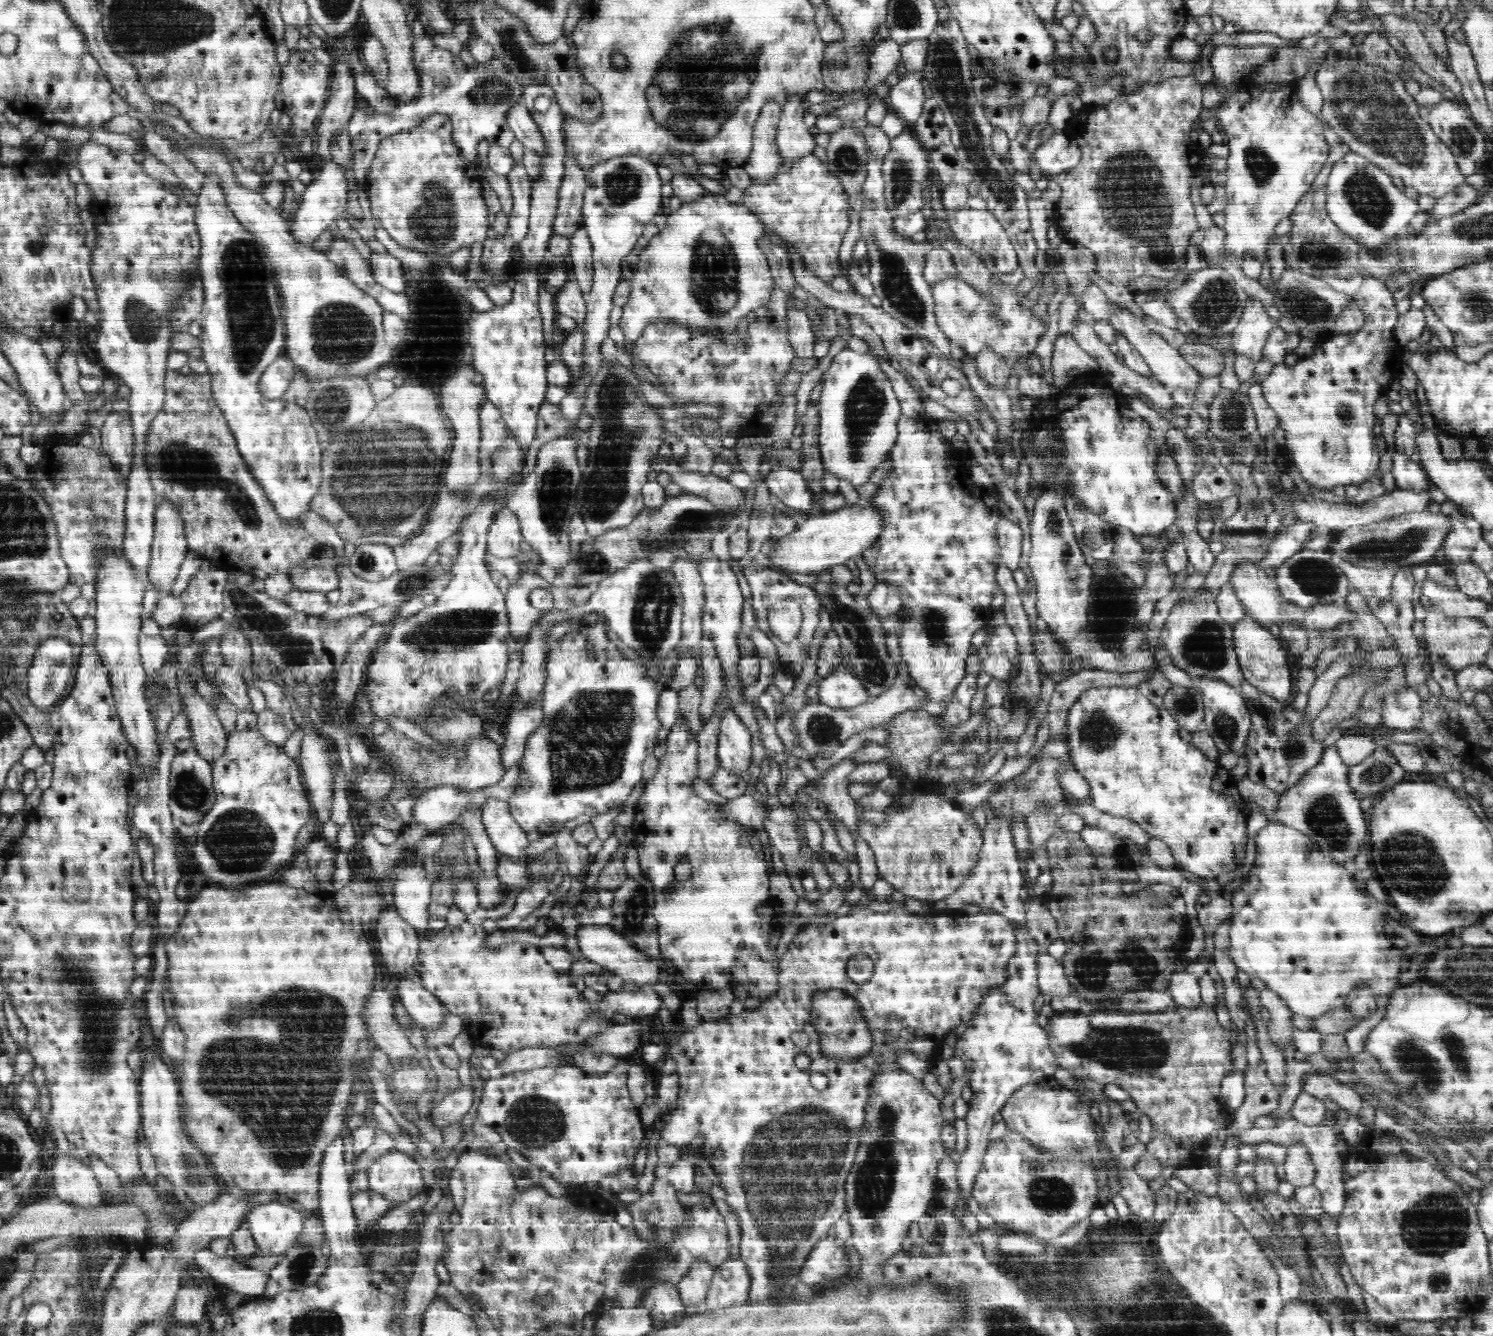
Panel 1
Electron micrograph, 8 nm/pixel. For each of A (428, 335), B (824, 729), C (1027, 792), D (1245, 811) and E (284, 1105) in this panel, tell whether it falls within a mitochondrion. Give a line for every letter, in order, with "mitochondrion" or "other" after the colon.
A: other
B: mitochondrion
C: mitochondrion
D: other
E: mitochondrion

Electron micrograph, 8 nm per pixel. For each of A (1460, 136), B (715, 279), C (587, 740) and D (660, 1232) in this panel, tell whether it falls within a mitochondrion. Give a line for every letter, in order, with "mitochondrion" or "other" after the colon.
A: mitochondrion
B: mitochondrion
C: mitochondrion
D: mitochondrion

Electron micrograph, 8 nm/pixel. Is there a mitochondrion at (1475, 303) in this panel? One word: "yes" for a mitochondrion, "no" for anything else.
yes

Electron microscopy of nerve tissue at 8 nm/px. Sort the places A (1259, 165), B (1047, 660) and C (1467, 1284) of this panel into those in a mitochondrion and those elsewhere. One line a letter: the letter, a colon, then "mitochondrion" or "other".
A: mitochondrion
B: other
C: other

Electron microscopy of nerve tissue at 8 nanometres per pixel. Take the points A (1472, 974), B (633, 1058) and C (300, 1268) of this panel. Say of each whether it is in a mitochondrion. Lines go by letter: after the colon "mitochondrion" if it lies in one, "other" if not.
A: mitochondrion
B: other
C: mitochondrion

